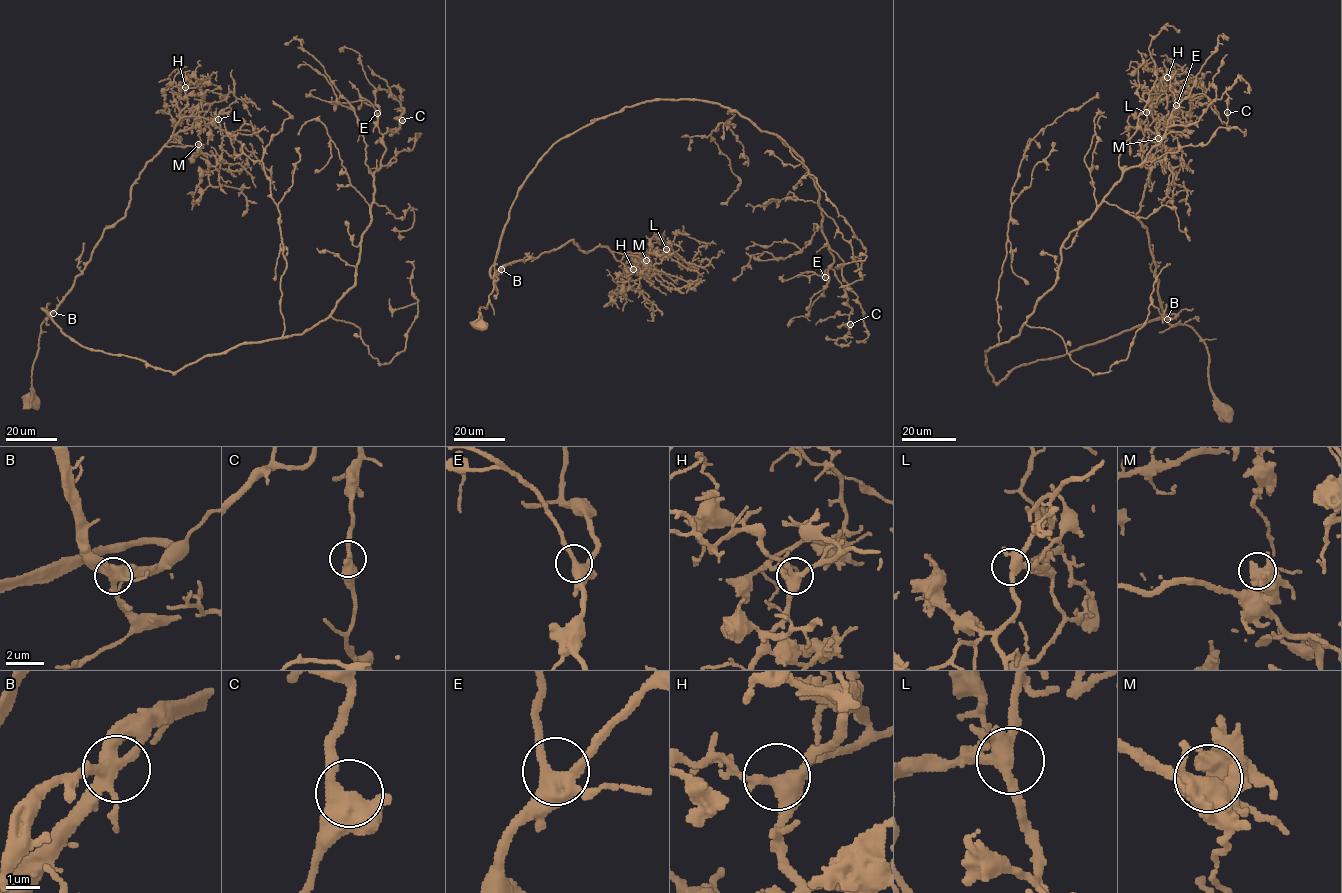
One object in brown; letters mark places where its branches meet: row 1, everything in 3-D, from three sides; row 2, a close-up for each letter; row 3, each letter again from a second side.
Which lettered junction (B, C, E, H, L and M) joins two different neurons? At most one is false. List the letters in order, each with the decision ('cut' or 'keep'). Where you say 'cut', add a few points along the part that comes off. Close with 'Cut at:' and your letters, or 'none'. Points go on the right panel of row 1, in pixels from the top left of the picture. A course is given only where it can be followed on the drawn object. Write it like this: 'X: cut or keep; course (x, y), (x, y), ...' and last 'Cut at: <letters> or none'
B: keep
C: keep
E: keep
H: keep
L: keep
M: keep
Cut at: none

